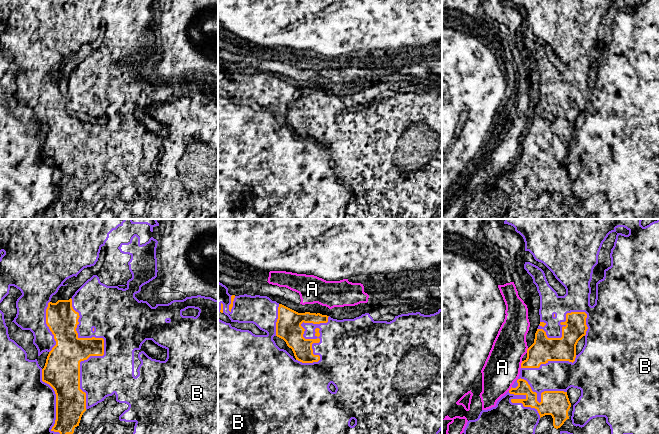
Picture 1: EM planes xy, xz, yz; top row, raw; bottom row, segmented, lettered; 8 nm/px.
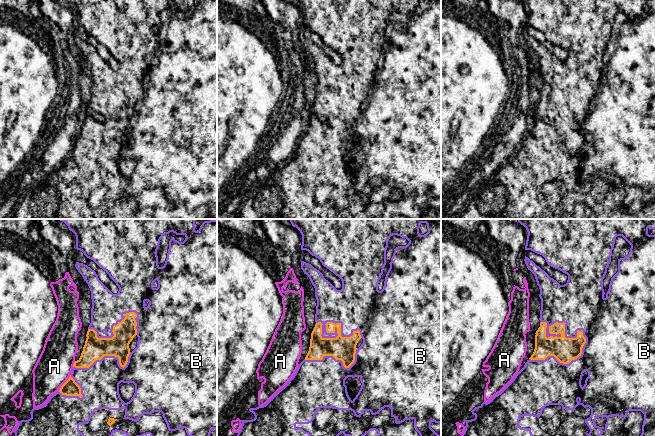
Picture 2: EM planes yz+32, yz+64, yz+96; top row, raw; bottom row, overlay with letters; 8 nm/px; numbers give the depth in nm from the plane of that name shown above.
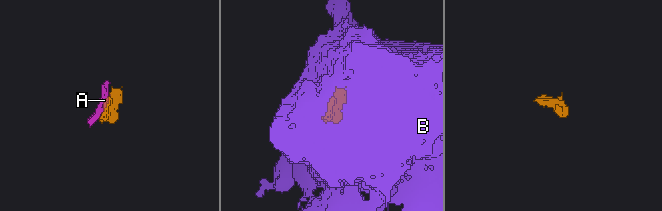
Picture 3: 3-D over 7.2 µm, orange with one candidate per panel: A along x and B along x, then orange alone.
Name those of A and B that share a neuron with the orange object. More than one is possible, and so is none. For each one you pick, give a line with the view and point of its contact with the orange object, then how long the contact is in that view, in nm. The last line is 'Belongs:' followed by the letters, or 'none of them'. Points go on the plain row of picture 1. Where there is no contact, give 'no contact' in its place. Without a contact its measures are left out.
B: xy (103, 126) | 900 nm
Belongs: B

